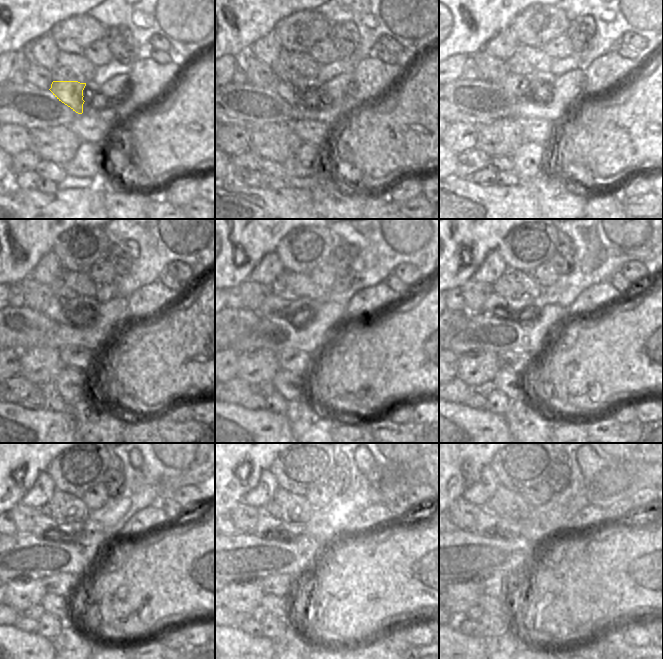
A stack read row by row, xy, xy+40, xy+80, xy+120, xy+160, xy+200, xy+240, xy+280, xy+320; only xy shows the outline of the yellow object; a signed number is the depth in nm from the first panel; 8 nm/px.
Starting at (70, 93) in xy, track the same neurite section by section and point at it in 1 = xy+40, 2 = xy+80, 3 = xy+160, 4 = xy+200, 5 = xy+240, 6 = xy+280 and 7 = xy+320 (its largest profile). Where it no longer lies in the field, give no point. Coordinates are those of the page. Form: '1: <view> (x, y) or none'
1: xy+40 (291, 93)
2: xy+80 (513, 86)
3: xy+160 (272, 305)
4: xy+200 (494, 301)
5: xy+240 (44, 524)
6: xy+280 (266, 524)
7: xy+320 (487, 524)

